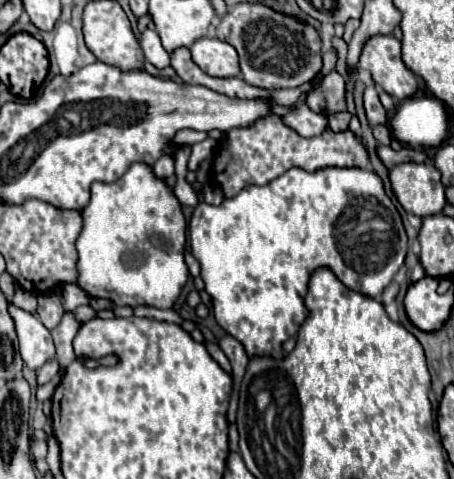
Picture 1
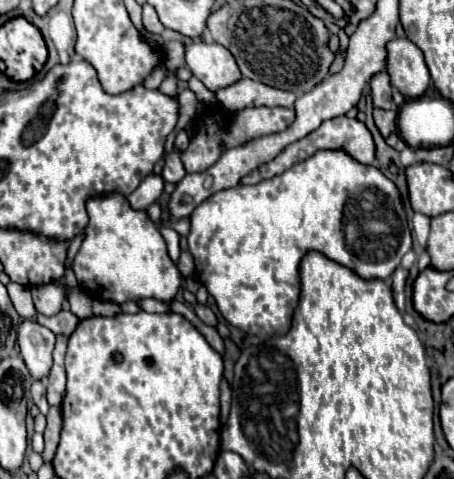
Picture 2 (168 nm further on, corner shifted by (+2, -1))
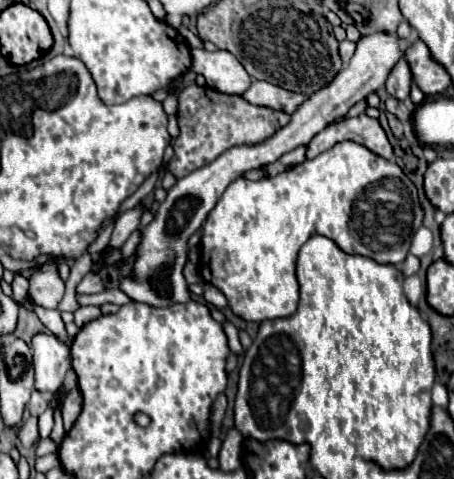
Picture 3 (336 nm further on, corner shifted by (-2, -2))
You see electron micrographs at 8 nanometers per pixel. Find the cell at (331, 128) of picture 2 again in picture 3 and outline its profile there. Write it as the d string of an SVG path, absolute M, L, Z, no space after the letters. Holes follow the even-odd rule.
M363 113L353 119L341 121L337 125L327 125L307 145L307 157L311 159L311 157L315 157L315 155L319 155L319 153L323 153L323 151L331 149L333 145L347 141L347 139L365 145L367 149L371 149L373 153L377 153L381 157L393 159L393 147L387 139L387 133L379 125L379 119L367 117Z

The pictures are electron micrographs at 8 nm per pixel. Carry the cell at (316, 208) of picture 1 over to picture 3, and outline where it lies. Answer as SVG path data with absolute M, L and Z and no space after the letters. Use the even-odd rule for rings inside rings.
M343 141L275 177L263 177L259 181L233 181L205 221L201 259L197 267L207 283L225 293L235 315L245 321L261 323L265 319L289 317L295 313L299 301L295 261L301 245L311 235L325 235L347 253L365 255L379 263L399 265L407 257L413 233L421 223L423 209L419 193L403 169L355 141Z

